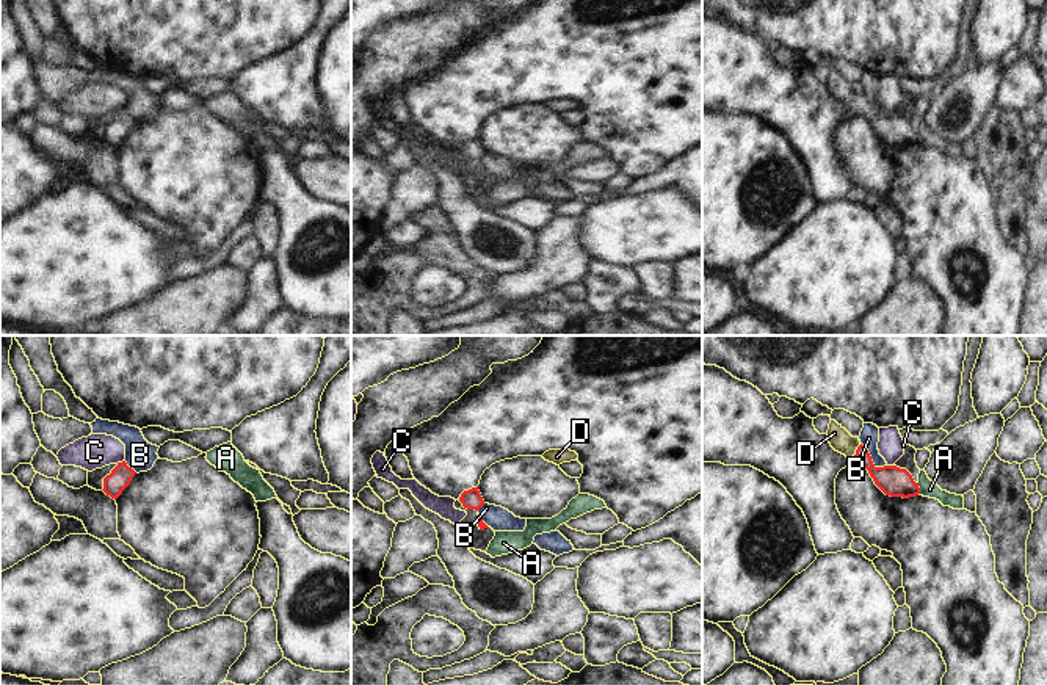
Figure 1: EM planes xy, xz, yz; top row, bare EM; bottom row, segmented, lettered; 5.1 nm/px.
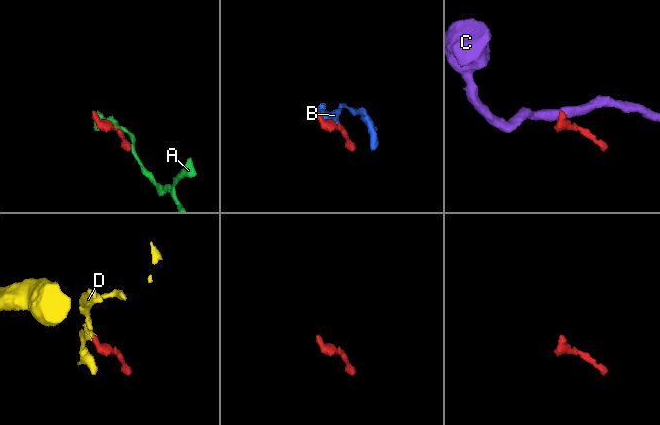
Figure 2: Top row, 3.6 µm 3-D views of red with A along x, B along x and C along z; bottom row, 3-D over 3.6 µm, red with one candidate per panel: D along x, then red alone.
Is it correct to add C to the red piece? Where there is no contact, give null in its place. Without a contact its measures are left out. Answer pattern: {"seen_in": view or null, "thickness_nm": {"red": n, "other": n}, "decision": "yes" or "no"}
{"seen_in": "xy", "thickness_nm": {"red": 110, "other": 180}, "decision": "no"}

